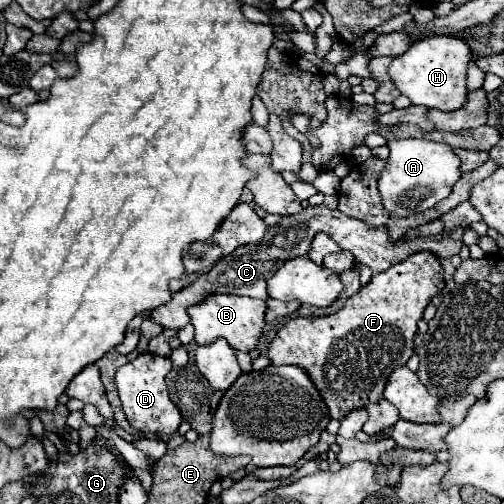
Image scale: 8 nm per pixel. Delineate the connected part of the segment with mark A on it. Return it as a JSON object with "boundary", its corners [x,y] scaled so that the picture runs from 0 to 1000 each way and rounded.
{"boundary":[[[788,276],[772,280],[768,292],[776,296],[776,308],[752,347],[752,383],[764,415],[792,431],[812,431],[855,415],[875,395],[891,391],[899,367],[915,351],[911,312],[891,288],[855,284],[843,276]]]}

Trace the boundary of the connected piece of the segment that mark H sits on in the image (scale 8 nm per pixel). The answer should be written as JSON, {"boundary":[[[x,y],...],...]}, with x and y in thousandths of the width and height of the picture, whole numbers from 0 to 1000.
{"boundary":[[[859,69],[835,81],[823,81],[808,105],[784,113],[768,137],[776,161],[812,192],[819,208],[843,208],[871,220],[903,220],[919,208],[927,192],[923,153],[927,125],[935,121],[935,97],[923,81],[887,69]]]}

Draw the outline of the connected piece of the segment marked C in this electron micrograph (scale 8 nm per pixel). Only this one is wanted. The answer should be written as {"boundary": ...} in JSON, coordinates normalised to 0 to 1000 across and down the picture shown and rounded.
{"boundary":[[[613,407],[605,415],[597,415],[589,427],[573,427],[562,431],[554,446],[542,446],[530,454],[526,470],[518,482],[506,486],[482,486],[474,494],[466,494],[466,502],[442,510],[415,542],[391,550],[379,565],[363,569],[359,577],[343,581],[343,593],[319,609],[312,609],[308,617],[300,617],[300,633],[319,645],[323,653],[363,653],[375,641],[371,629],[371,609],[383,605],[387,597],[399,597],[411,581],[474,581],[474,585],[490,585],[490,589],[506,589],[506,593],[522,593],[530,597],[530,554],[577,510],[593,510],[593,506],[609,506],[609,498],[617,494],[617,478],[625,462],[649,462],[677,494],[688,494],[704,506],[708,518],[724,522],[728,530],[736,530],[740,538],[764,538],[776,526],[808,514],[819,502],[831,498],[855,498],[867,510],[895,510],[903,502],[911,502],[915,494],[915,458],[919,450],[907,450],[899,458],[899,466],[871,466],[871,470],[827,470],[815,478],[788,478],[776,482],[768,470],[764,454],[736,454],[728,442],[688,431],[681,427],[673,415],[653,415],[649,407]]]}

